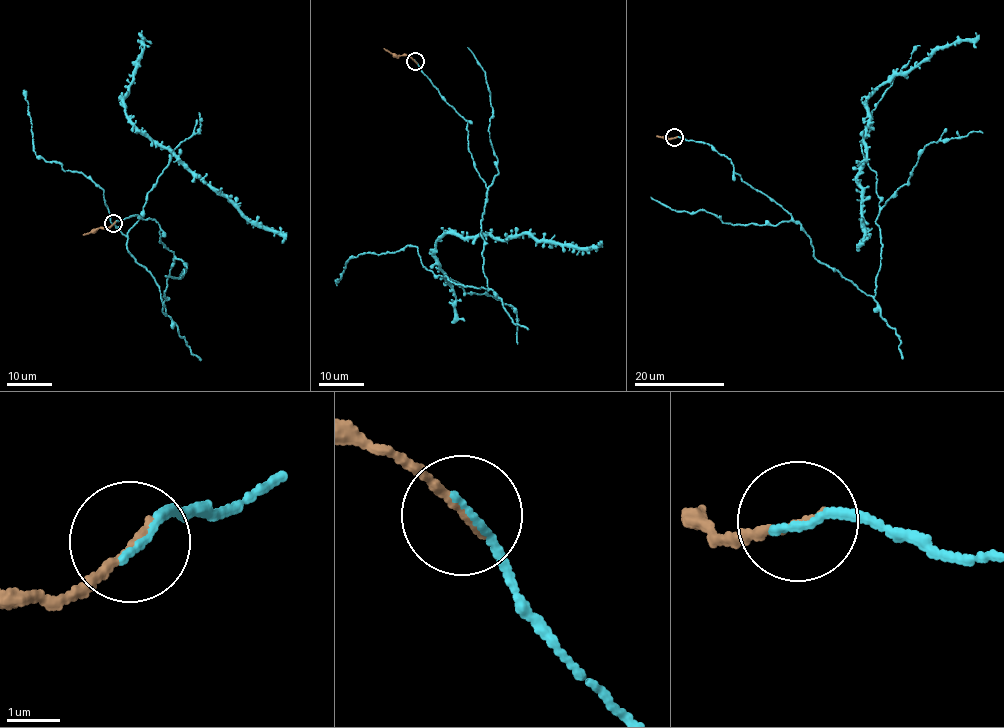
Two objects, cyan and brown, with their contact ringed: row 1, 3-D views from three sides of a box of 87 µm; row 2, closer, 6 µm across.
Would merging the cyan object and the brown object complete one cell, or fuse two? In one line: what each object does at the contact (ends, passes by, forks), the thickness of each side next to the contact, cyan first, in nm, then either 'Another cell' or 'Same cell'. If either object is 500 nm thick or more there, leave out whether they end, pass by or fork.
At the ring cyan ends. At the ring brown ends. Thickness 160 nm (cyan) against 160 nm. Same cell

